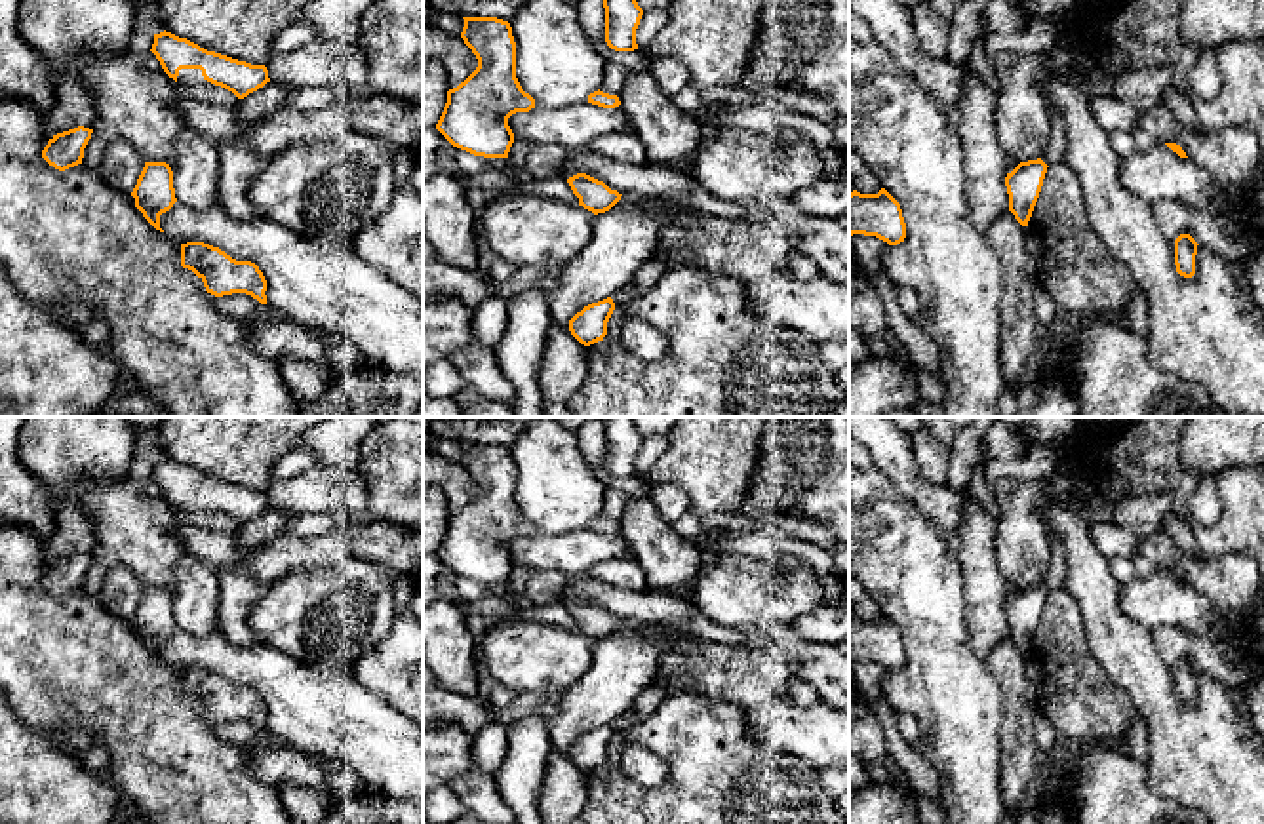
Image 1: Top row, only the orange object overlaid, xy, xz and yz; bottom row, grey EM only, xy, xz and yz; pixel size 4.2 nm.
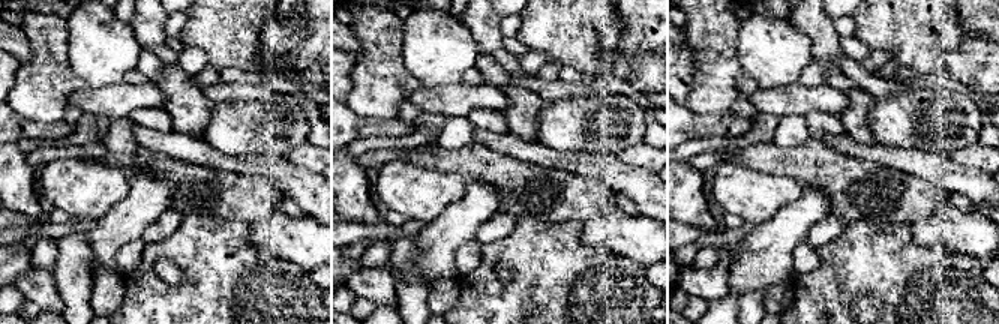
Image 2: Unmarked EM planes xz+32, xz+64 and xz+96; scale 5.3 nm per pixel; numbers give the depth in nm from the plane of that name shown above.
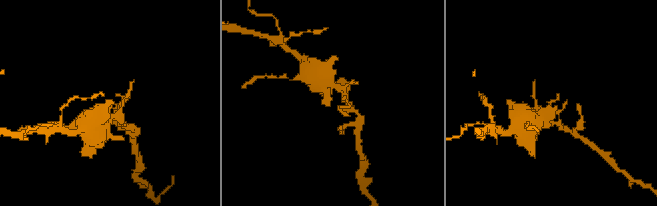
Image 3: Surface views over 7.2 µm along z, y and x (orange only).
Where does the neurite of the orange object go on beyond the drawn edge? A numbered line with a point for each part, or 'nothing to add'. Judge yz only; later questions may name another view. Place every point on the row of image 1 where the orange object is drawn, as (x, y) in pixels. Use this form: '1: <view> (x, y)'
nothing to add

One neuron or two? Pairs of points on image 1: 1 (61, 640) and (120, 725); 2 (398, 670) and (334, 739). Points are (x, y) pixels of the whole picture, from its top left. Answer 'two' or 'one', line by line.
1: one
2: two

